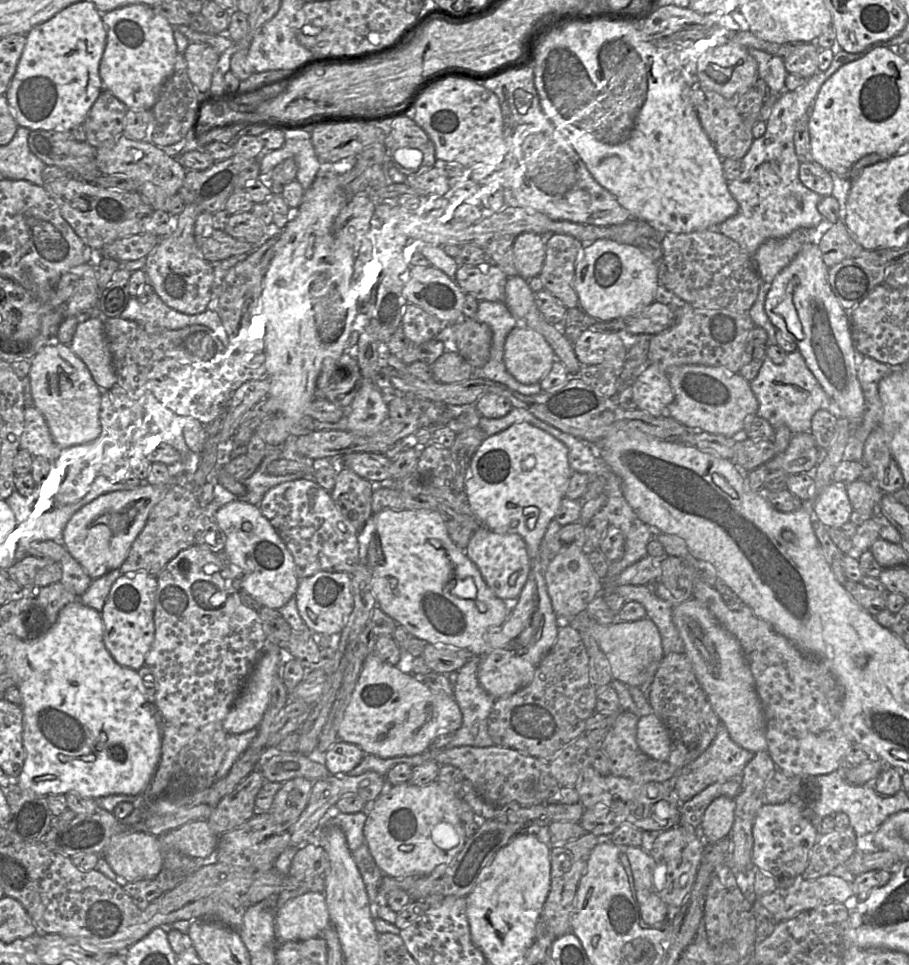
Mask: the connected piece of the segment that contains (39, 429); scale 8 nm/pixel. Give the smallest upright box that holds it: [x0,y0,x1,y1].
[20,407,61,465]

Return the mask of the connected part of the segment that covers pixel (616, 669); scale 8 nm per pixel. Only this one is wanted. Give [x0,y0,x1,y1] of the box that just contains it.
[567,611,664,697]

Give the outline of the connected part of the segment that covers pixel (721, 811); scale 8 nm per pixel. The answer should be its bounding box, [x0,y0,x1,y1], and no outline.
[700,796,734,844]

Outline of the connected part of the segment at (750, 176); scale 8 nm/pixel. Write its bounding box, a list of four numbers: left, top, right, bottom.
[715,45,876,257]

